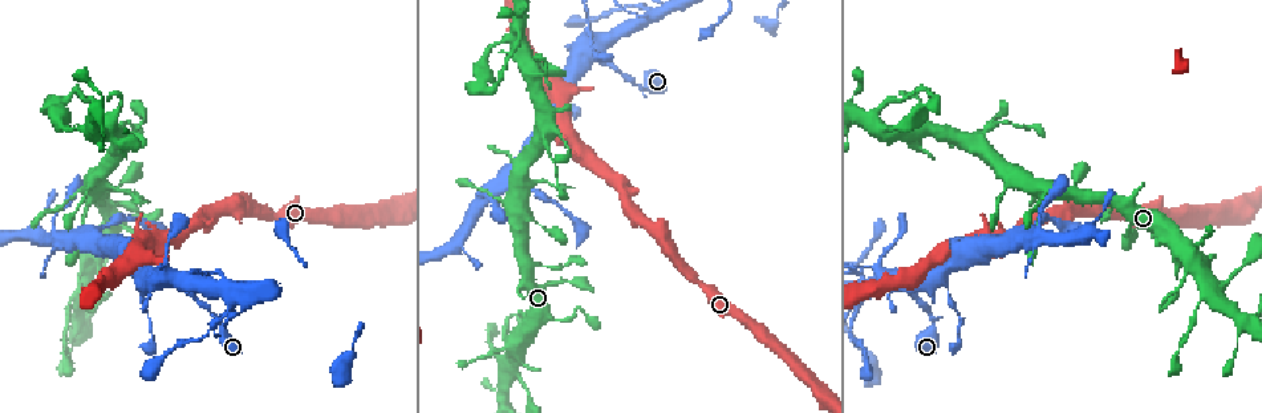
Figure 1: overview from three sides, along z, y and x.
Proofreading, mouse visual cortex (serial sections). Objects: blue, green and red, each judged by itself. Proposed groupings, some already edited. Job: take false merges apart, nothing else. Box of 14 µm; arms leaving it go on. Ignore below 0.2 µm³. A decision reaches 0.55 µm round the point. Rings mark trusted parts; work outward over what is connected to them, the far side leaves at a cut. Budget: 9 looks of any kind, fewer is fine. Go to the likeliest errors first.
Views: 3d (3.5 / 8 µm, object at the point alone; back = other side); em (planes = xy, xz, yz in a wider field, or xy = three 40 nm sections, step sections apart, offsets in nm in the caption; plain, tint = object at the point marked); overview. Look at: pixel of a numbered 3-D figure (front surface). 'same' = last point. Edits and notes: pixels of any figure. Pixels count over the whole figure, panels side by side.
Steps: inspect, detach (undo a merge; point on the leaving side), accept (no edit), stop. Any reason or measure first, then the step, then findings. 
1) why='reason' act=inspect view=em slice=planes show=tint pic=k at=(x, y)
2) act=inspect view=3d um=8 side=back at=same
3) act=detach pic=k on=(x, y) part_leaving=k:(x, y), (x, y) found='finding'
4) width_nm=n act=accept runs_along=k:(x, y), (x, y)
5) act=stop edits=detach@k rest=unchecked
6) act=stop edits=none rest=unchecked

why='a fork' act=inspect view=3d um=3.5 pic=1 at=(884, 129)

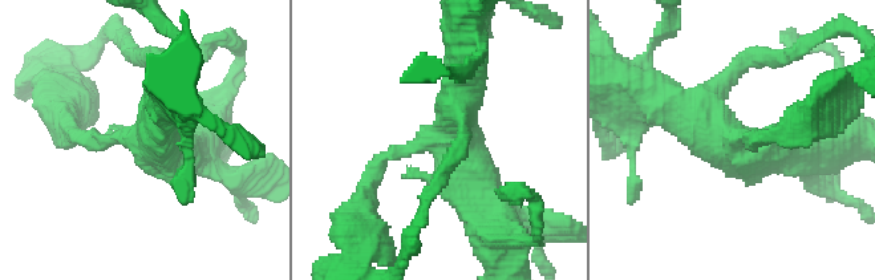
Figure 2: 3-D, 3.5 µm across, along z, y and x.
act=inspect view=em slice=planes show=tint pic=2 at=(133, 140)

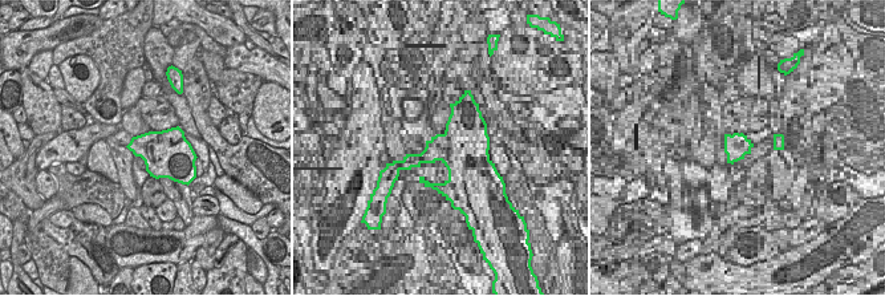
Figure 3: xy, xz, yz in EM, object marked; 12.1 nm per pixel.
act=accept found='one cell here'

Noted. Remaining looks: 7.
why='sharp bend' act=inspect view=3d um=3.5 side=back pic=1 at=(591, 53)

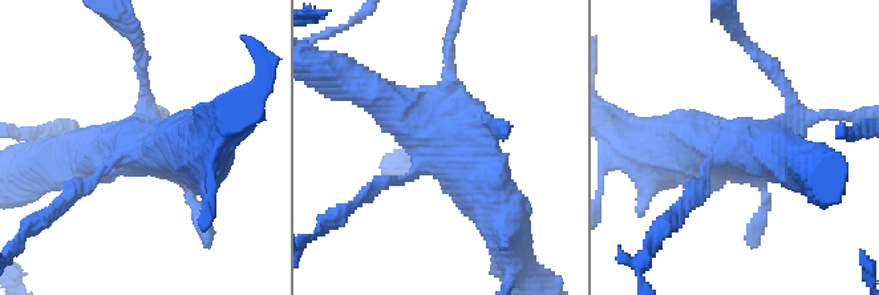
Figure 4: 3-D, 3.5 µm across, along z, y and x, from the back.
why='now the EM' act=inspect view=em slice=xy step=3 show=tint pic=4 at=(736, 150)

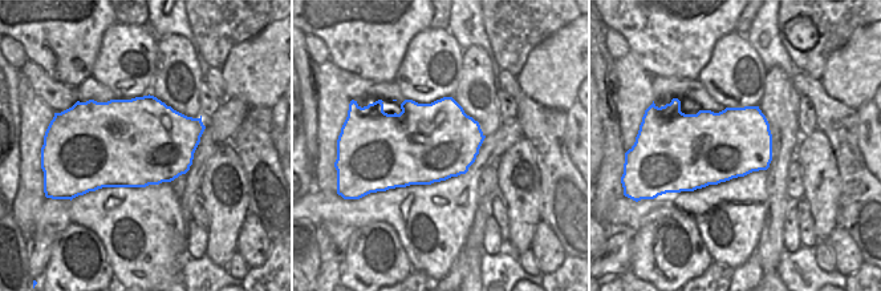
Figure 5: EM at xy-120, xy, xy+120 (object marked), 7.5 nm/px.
act=inspect view=em slice=xy step=5 show=tint at=same

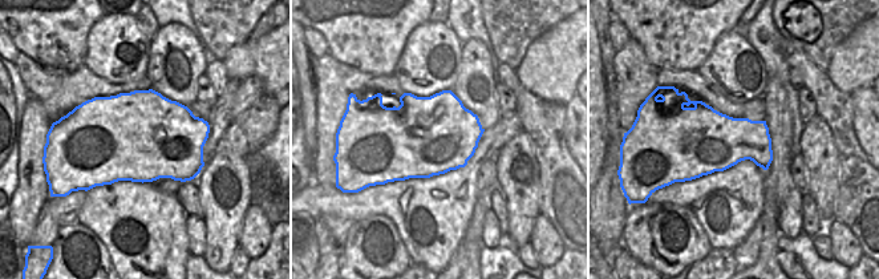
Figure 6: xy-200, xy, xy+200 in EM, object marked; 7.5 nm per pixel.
act=accept runs_along=4:(76, 190), (133, 149), (202, 149) found='all the same cell'

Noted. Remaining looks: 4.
why='two arms in line, one across' act=inspect view=3d um=3.5 pic=1 at=(93, 230)

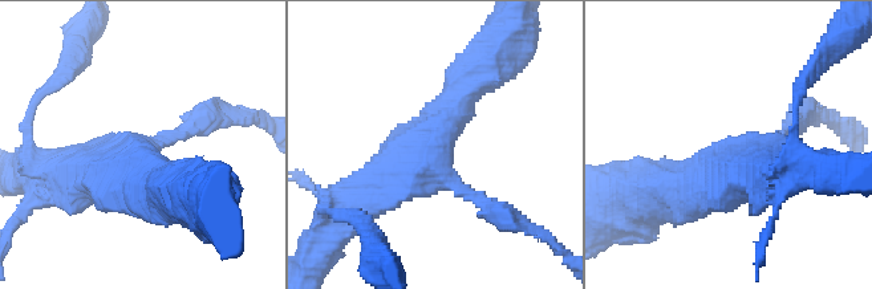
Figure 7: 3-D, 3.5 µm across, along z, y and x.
arms=3 act=accept runs_along=7:(466, 81), (429, 142), (348, 210) found='continuous, no second cell'

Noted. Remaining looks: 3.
why='four-way junction' act=inspect view=3d um=8 pic=1 at=(228, 296)

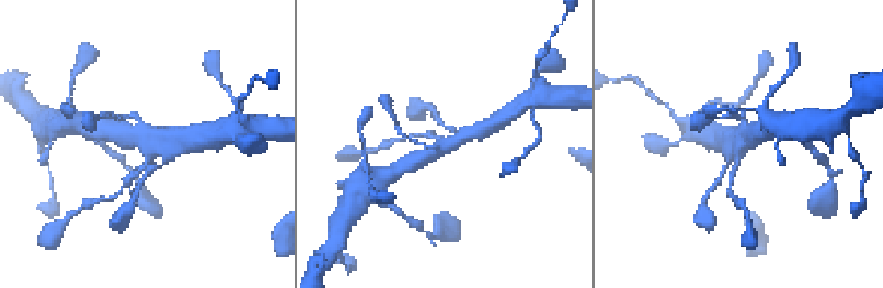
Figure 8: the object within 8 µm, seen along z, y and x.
act=inspect view=em slice=xy step=5 show=tint pic=8 at=(740, 144)

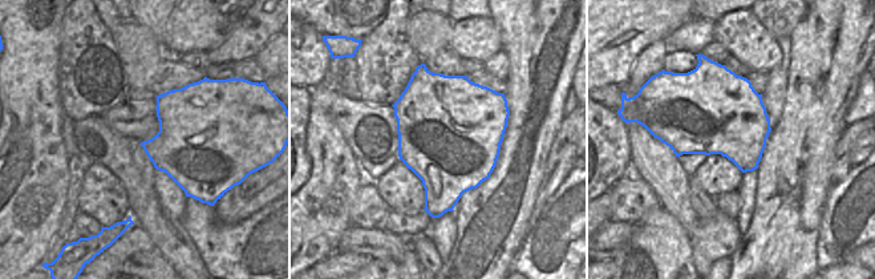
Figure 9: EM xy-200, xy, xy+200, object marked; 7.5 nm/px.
act=accept found='all the same cell'

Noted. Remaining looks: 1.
act=stop edits=none rest=unchecked

